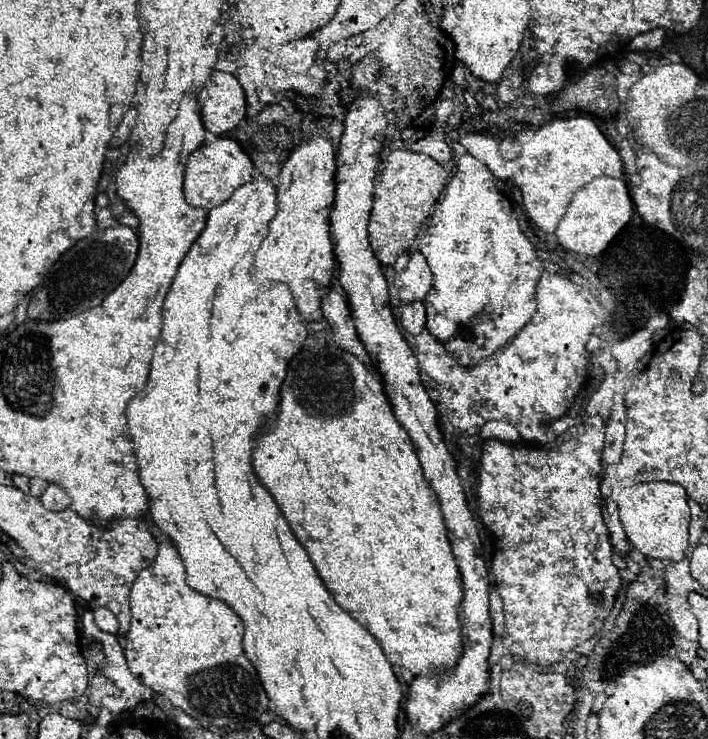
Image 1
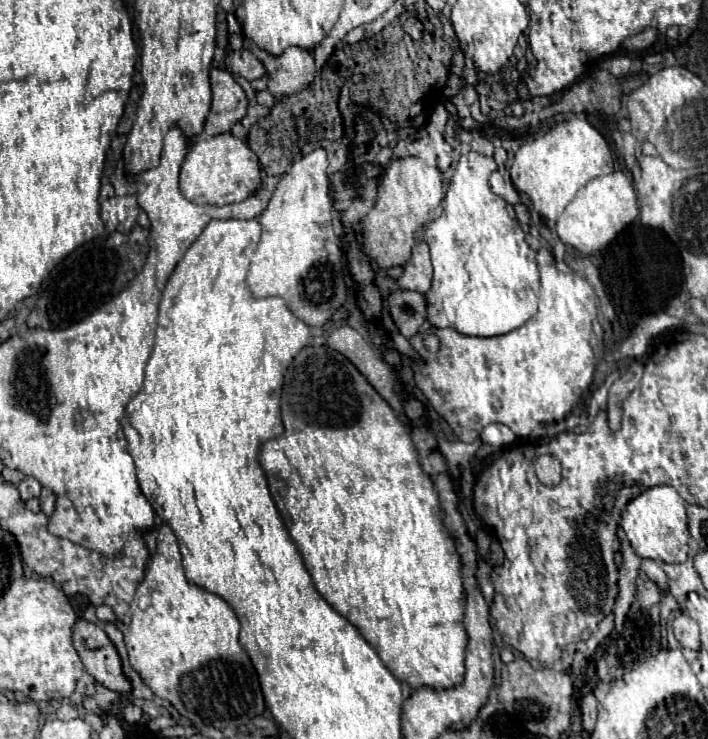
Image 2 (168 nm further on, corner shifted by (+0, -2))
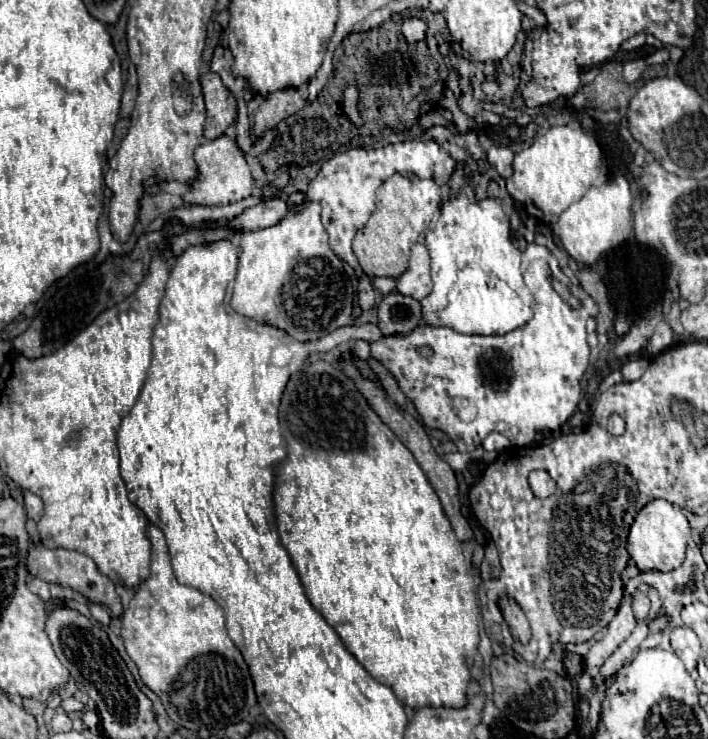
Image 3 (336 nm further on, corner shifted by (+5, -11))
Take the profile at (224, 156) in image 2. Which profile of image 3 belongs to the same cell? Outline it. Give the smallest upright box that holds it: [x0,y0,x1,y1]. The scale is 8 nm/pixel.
[183,136,253,206]

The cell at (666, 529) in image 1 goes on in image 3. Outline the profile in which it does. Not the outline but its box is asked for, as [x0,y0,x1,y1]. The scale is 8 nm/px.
[627,500,691,572]

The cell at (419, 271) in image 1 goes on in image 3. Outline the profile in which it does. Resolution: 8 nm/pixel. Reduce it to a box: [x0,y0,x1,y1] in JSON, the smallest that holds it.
[397,242,431,300]

